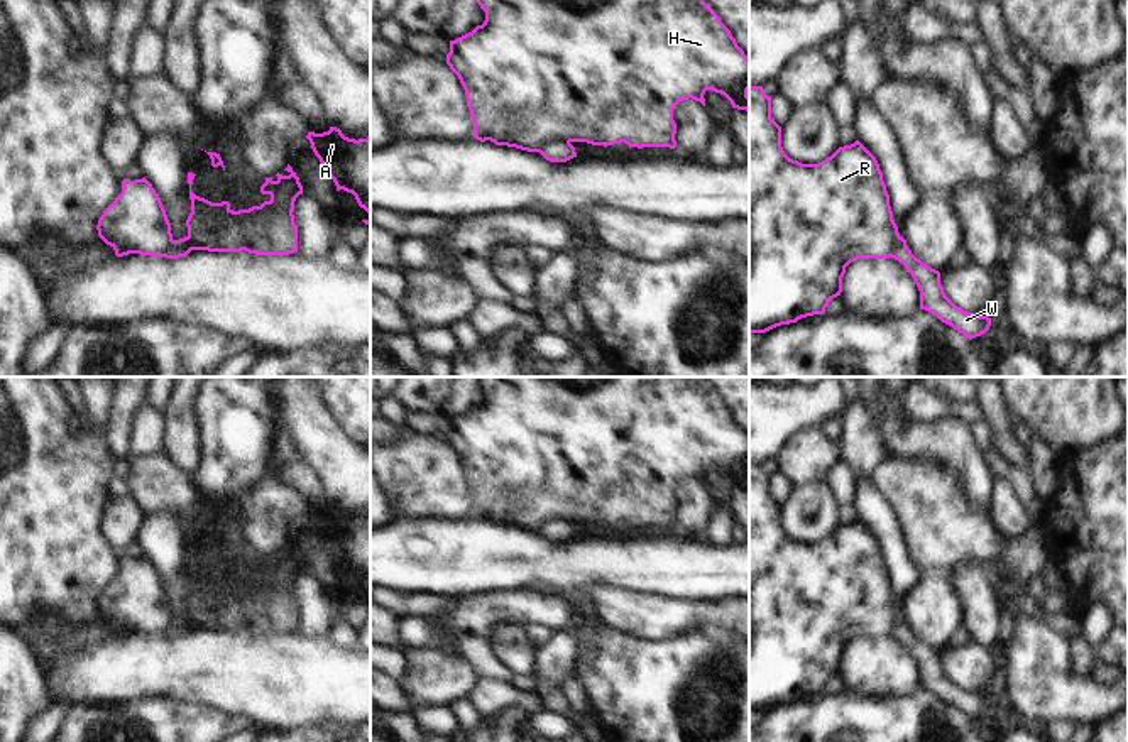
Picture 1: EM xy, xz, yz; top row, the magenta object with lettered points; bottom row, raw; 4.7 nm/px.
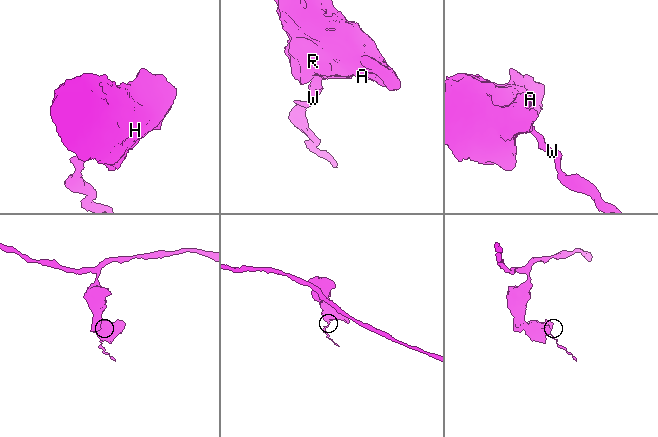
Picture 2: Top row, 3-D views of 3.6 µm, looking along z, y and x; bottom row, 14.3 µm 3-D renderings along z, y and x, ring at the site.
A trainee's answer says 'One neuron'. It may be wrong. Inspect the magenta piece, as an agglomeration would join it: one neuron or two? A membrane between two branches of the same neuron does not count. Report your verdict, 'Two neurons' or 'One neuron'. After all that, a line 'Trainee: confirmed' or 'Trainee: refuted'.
Two neurons
Trainee: refuted

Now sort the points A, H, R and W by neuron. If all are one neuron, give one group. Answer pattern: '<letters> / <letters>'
A H R / W

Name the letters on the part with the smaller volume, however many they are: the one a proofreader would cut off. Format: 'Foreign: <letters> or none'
Foreign: W

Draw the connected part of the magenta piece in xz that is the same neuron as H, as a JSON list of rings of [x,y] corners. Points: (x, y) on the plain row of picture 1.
[[[475,377],[485,390],[485,399],[472,411],[450,419],[446,443],[458,455],[465,473],[470,497],[474,500],[474,517],[496,524],[516,526],[538,531],[546,521],[587,521],[592,524],[627,522],[631,526],[676,526],[675,485],[683,478],[695,478],[705,485],[705,470],[712,468],[724,473],[732,487],[749,490],[749,436],[737,424],[731,409],[720,401],[719,394],[704,377]]]

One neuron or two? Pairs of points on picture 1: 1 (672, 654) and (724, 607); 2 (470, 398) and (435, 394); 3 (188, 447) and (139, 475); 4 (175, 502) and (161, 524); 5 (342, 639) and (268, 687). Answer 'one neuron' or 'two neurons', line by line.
1: two neurons
2: one neuron
3: two neurons
4: two neurons
5: two neurons

